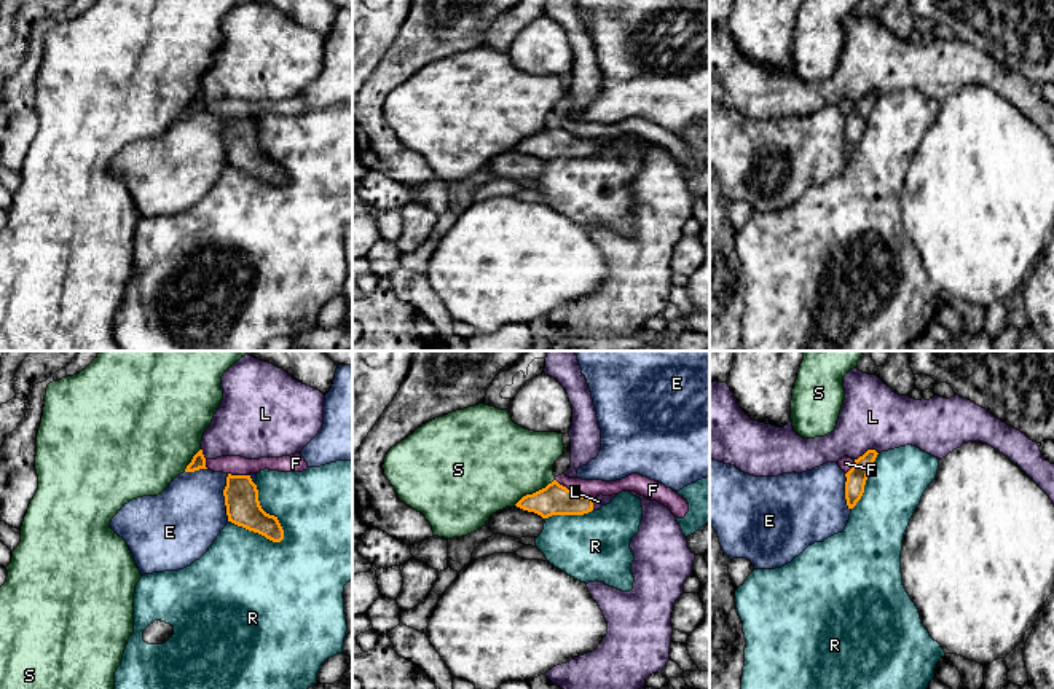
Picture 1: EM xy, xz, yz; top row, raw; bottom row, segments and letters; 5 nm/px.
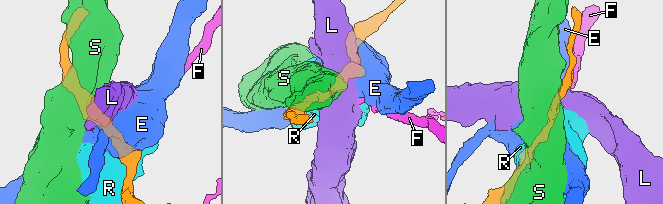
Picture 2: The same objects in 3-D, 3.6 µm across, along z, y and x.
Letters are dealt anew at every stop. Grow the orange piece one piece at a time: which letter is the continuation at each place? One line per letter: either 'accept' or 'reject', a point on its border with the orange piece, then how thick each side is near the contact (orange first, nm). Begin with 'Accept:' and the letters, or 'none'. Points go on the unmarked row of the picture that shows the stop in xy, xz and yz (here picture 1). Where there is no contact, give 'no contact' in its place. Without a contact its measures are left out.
Accept: none
E: reject; contact xy (225, 141); calibres 180 and 360 nm
F: reject; contact xz (573, 134); calibres 160 and 90 nm
L: reject; contact yz (868, 93); calibres 100 and 320 nm
R: reject; contact xy (268, 157); calibres 180 and 400 nm
S: reject; contact xz (533, 136); calibres 160 and 440 nm

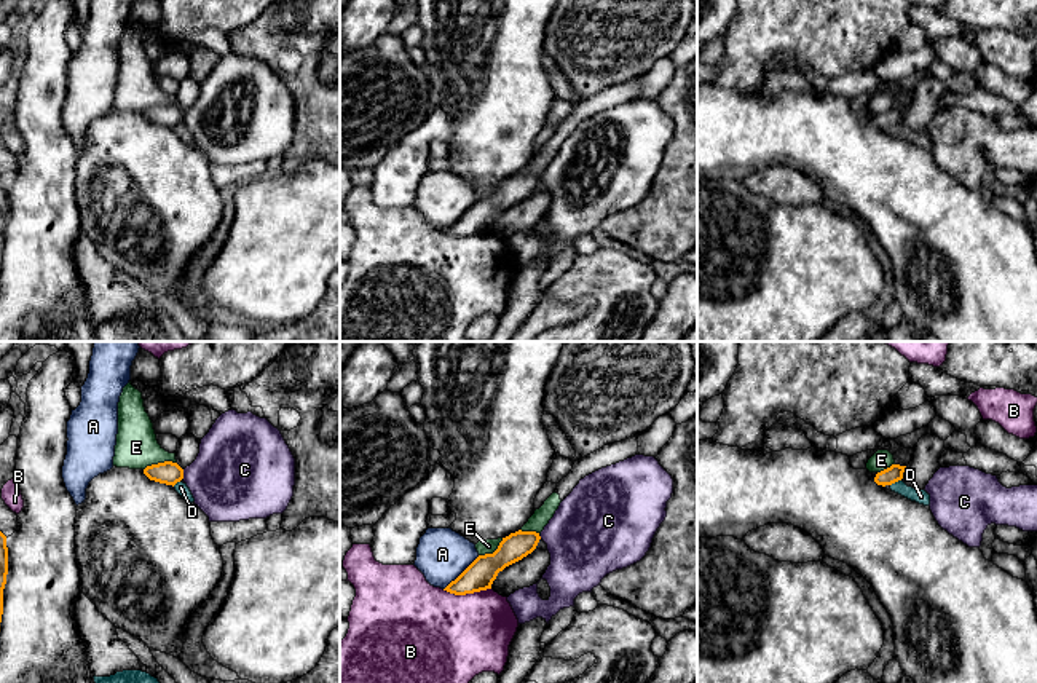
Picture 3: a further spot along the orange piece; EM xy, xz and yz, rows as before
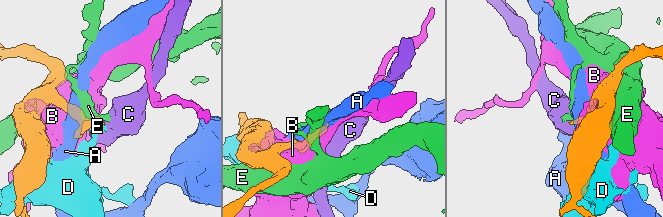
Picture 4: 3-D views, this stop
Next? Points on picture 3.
Accept: none
A: reject; contact xz (463, 214); calibres 150 and 260 nm
B: reject; contact xz (466, 235); calibres 150 and 460 nm
C: reject; contact xy (182, 117); calibres 120 and 420 nm
D: reject; contact yz (895, 123); calibres 90 and 70 nm
E: reject; contact xy (160, 106); calibres 120 and 220 nm

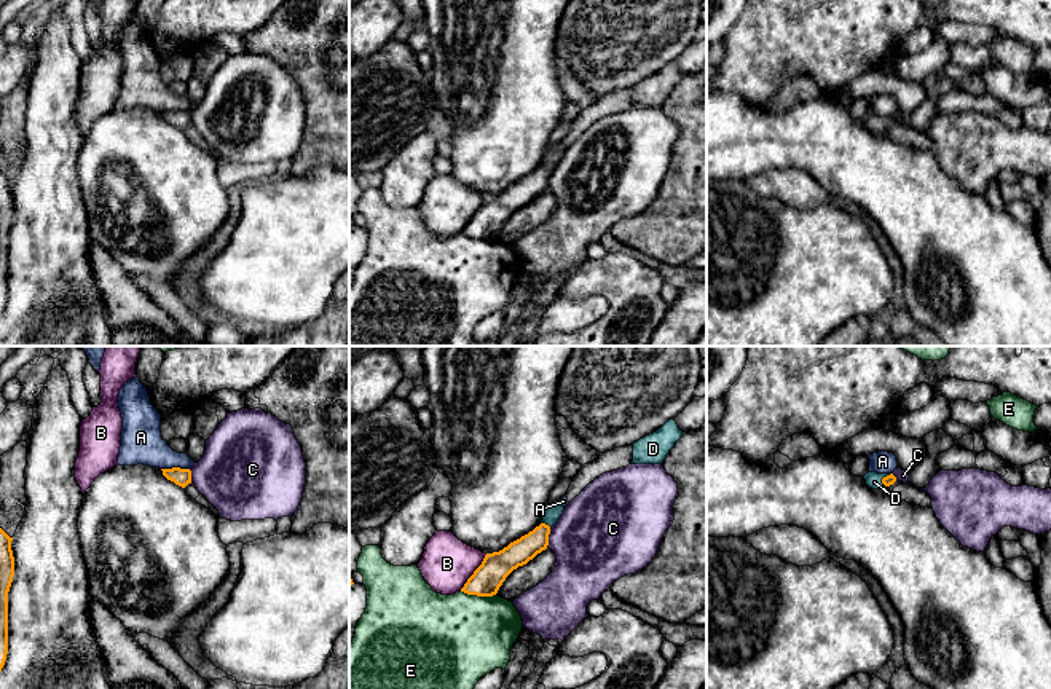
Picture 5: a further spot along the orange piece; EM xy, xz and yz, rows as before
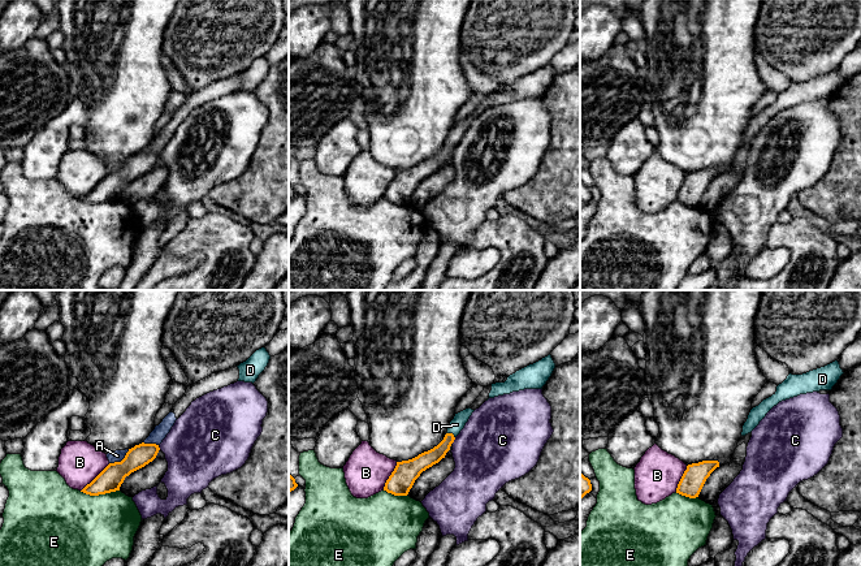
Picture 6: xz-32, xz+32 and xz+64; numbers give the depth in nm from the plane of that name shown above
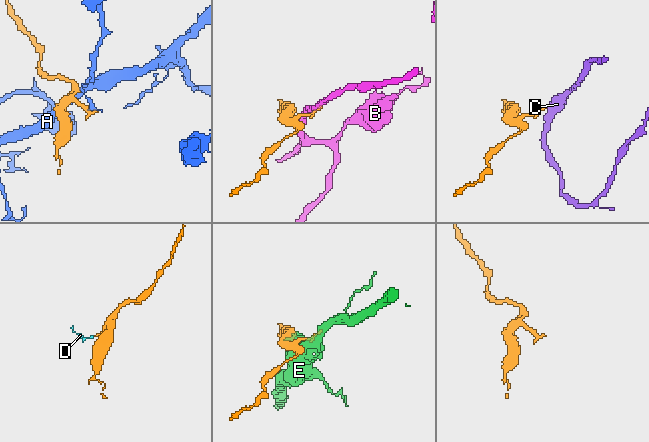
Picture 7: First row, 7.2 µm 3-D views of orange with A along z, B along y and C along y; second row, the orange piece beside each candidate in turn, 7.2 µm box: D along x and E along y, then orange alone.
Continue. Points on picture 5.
Accept: D
A: reject; contact xy (176, 110); calibres 90 and 200 nm
B: reject; contact xz (474, 216); calibres 150 and 260 nm
C: reject; contact xz (547, 181); calibres 130 and 440 nm
D: accept; contact xz (544, 166); calibres 130 and 90 nm
E: reject; contact xz (479, 238); calibres 150 and 460 nm

